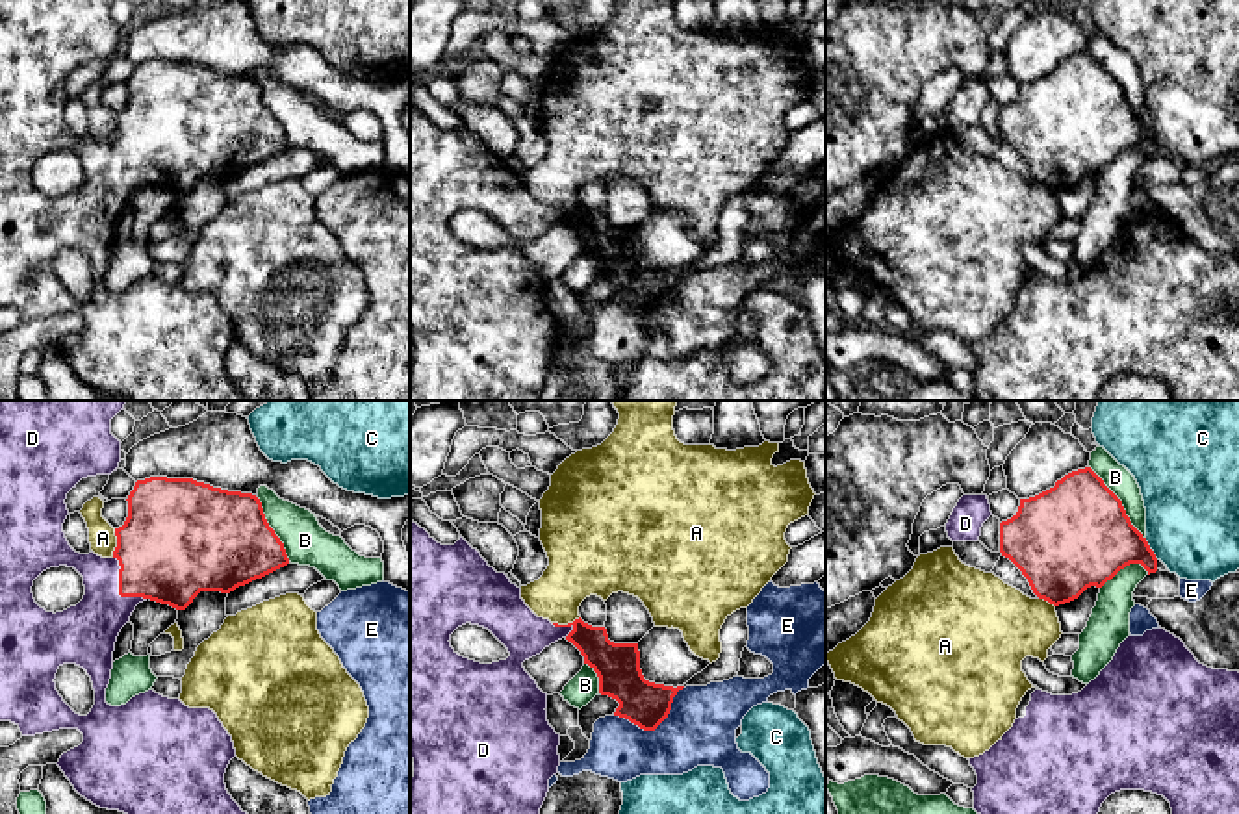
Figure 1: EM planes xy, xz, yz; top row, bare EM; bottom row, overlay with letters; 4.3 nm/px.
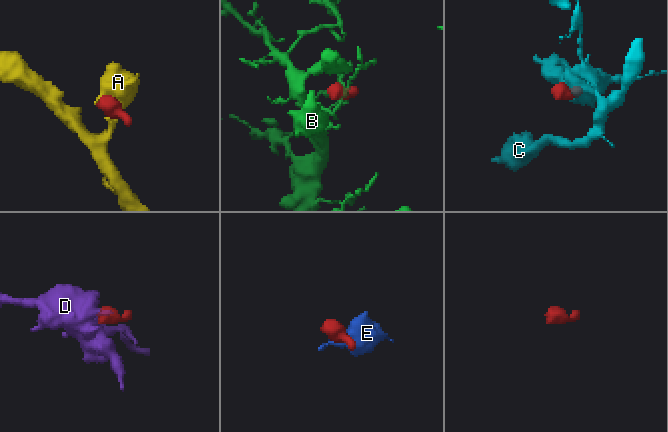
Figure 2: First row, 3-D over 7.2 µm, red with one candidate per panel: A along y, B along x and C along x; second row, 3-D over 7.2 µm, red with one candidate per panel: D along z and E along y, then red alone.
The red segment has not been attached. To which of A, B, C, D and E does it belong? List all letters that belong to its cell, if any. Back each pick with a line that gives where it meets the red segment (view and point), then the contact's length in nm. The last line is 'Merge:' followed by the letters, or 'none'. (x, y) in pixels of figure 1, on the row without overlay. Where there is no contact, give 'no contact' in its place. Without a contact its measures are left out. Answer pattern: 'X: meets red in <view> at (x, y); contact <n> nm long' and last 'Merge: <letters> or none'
D: meets red in xy at (119, 173); contact 240 nm long
Merge: D

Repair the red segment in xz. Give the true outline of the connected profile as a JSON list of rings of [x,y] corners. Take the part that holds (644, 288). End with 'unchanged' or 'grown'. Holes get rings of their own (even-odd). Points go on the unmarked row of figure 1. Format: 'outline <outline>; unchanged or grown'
outline [[[410,106],[410,401],[538,401],[549,376],[549,363],[560,350],[560,319],[547,306],[547,278],[525,256],[523,247],[551,228],[571,226],[599,261],[599,278],[620,287],[614,300],[644,315],[655,315],[670,299],[673,282],[684,271],[664,271],[644,263],[638,228],[614,228],[605,211],[581,202],[568,210],[538,202],[521,184],[521,172],[497,158],[462,121],[454,130],[438,128],[425,113]],[[466,210],[488,213],[510,237],[506,245],[480,248],[451,232],[451,219]]]; grown

